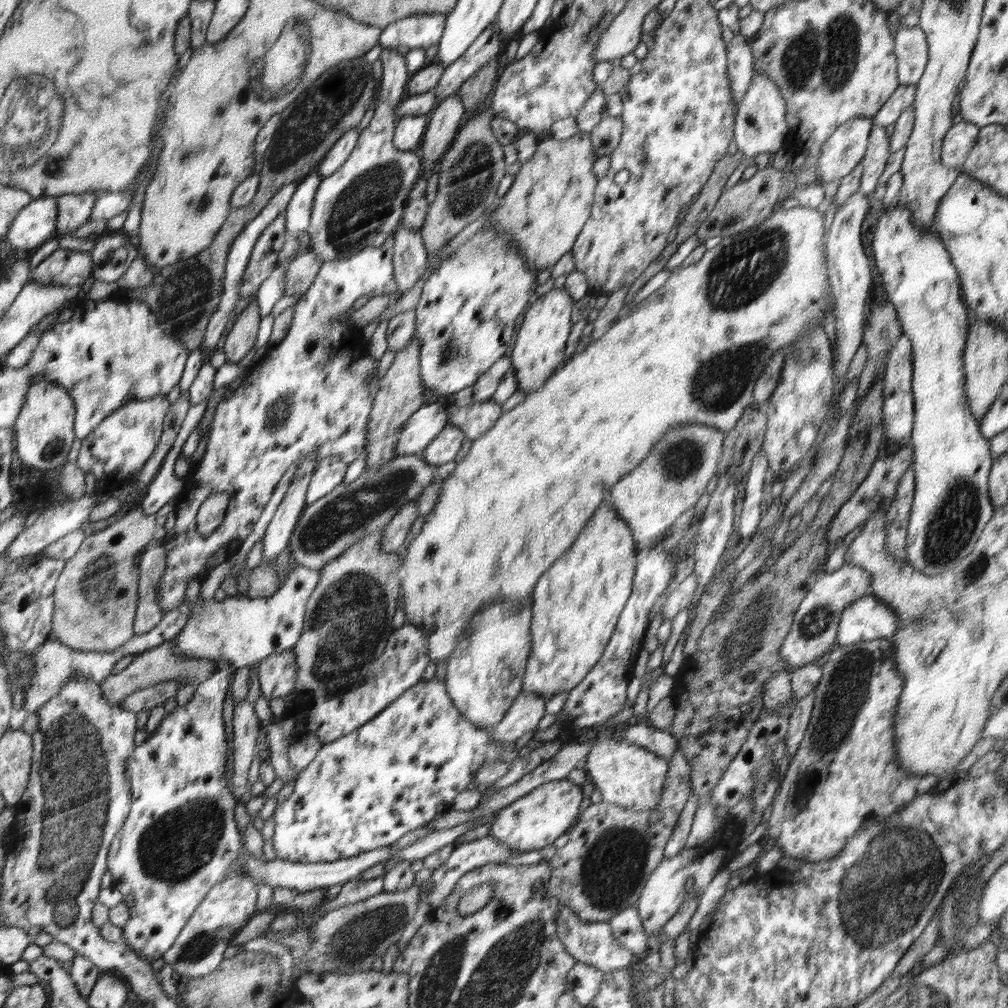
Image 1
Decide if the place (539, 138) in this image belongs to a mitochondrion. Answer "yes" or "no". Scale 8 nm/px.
no

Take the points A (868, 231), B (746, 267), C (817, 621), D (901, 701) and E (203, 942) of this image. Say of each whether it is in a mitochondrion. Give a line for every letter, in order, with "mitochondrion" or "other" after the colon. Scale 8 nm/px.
A: other
B: mitochondrion
C: mitochondrion
D: other
E: mitochondrion

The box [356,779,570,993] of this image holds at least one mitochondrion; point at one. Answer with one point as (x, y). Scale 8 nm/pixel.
(503, 911)

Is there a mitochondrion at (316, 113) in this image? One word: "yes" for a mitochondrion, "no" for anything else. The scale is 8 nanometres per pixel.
yes

